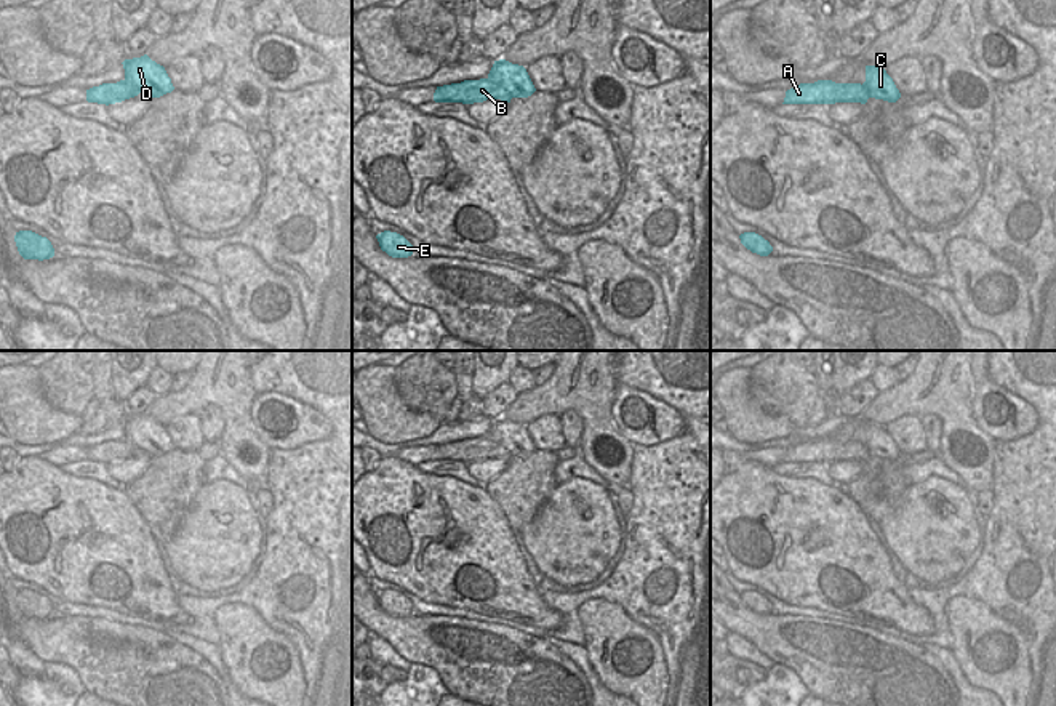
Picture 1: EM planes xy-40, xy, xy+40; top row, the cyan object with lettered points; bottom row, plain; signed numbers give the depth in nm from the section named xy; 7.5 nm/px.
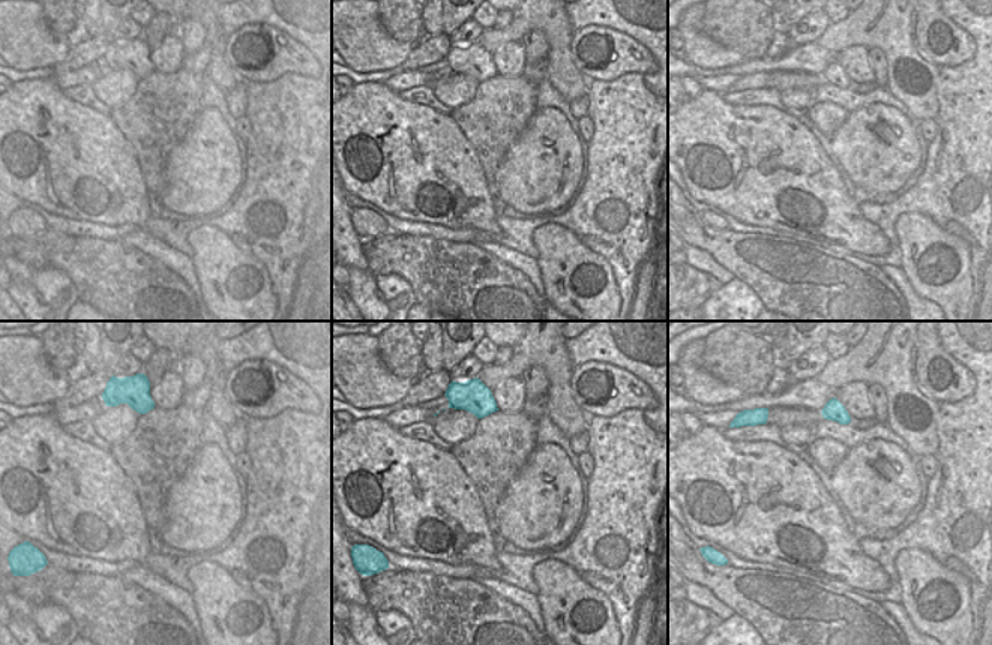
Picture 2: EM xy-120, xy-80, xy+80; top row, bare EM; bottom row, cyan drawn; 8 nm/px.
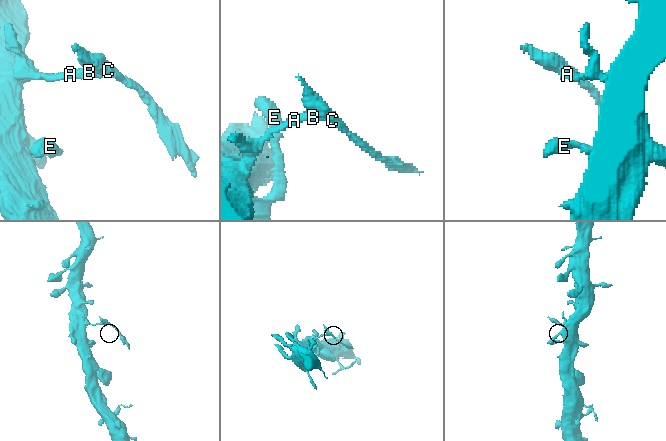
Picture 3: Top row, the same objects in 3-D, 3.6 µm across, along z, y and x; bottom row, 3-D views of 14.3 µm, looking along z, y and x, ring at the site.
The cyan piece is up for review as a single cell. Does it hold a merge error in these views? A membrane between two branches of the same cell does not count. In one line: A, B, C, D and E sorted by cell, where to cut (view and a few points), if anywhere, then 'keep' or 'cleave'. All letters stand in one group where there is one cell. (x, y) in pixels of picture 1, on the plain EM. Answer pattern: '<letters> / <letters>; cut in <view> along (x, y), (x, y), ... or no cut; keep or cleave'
A B E / C D; cut in xy along (488, 436), (501, 444), (511, 457); cleave

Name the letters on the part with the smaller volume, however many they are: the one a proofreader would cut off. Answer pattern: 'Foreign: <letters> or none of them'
Foreign: C, D.

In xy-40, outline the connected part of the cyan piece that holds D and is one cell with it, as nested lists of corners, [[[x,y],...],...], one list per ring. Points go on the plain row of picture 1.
[[[147,413],[125,418],[122,423],[125,427],[125,439],[139,451],[160,456],[174,448],[165,426],[152,419]]]

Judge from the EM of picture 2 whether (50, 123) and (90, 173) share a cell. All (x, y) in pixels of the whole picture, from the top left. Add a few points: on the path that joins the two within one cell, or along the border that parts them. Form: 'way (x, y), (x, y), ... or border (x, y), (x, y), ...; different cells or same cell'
way (53, 135), (78, 161); same cell

